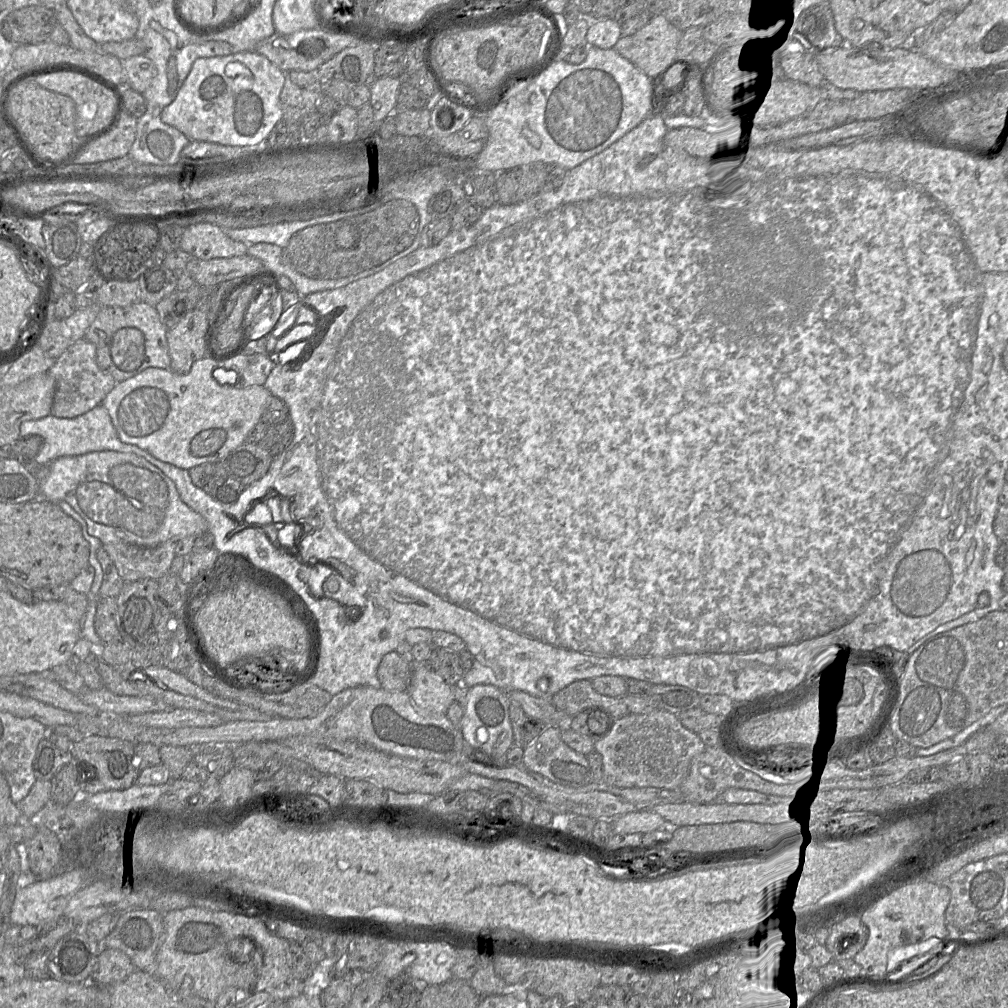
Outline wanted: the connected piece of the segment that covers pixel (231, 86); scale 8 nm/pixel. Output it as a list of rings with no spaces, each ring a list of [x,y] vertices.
[[[242,51],[230,55],[203,57],[194,61],[174,101],[166,106],[161,119],[191,141],[206,141],[229,146],[249,146],[266,142],[274,126],[282,121],[280,93],[285,72],[256,51]]]

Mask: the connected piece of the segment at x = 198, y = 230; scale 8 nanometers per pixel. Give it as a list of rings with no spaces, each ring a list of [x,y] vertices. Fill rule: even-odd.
[[[201,222],[185,227],[179,249],[201,260],[247,254],[247,245],[231,239],[218,225]]]

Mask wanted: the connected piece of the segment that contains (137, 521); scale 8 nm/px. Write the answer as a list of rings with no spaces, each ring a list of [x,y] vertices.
[[[97,451],[78,456],[66,456],[51,462],[46,468],[41,468],[40,498],[51,502],[65,501],[84,519],[88,533],[98,538],[103,545],[110,543],[126,543],[140,547],[157,547],[165,542],[177,542],[188,536],[198,536],[207,532],[206,520],[197,512],[188,507],[180,498],[175,484],[156,466],[149,463],[144,458],[133,453],[123,453],[117,451]]]

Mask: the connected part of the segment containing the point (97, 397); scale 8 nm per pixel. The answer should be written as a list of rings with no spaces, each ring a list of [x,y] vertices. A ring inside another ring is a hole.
[[[80,339],[69,346],[55,360],[48,373],[55,380],[55,394],[50,414],[58,418],[75,418],[102,404],[117,383],[109,373],[99,368],[95,345],[86,339]]]

